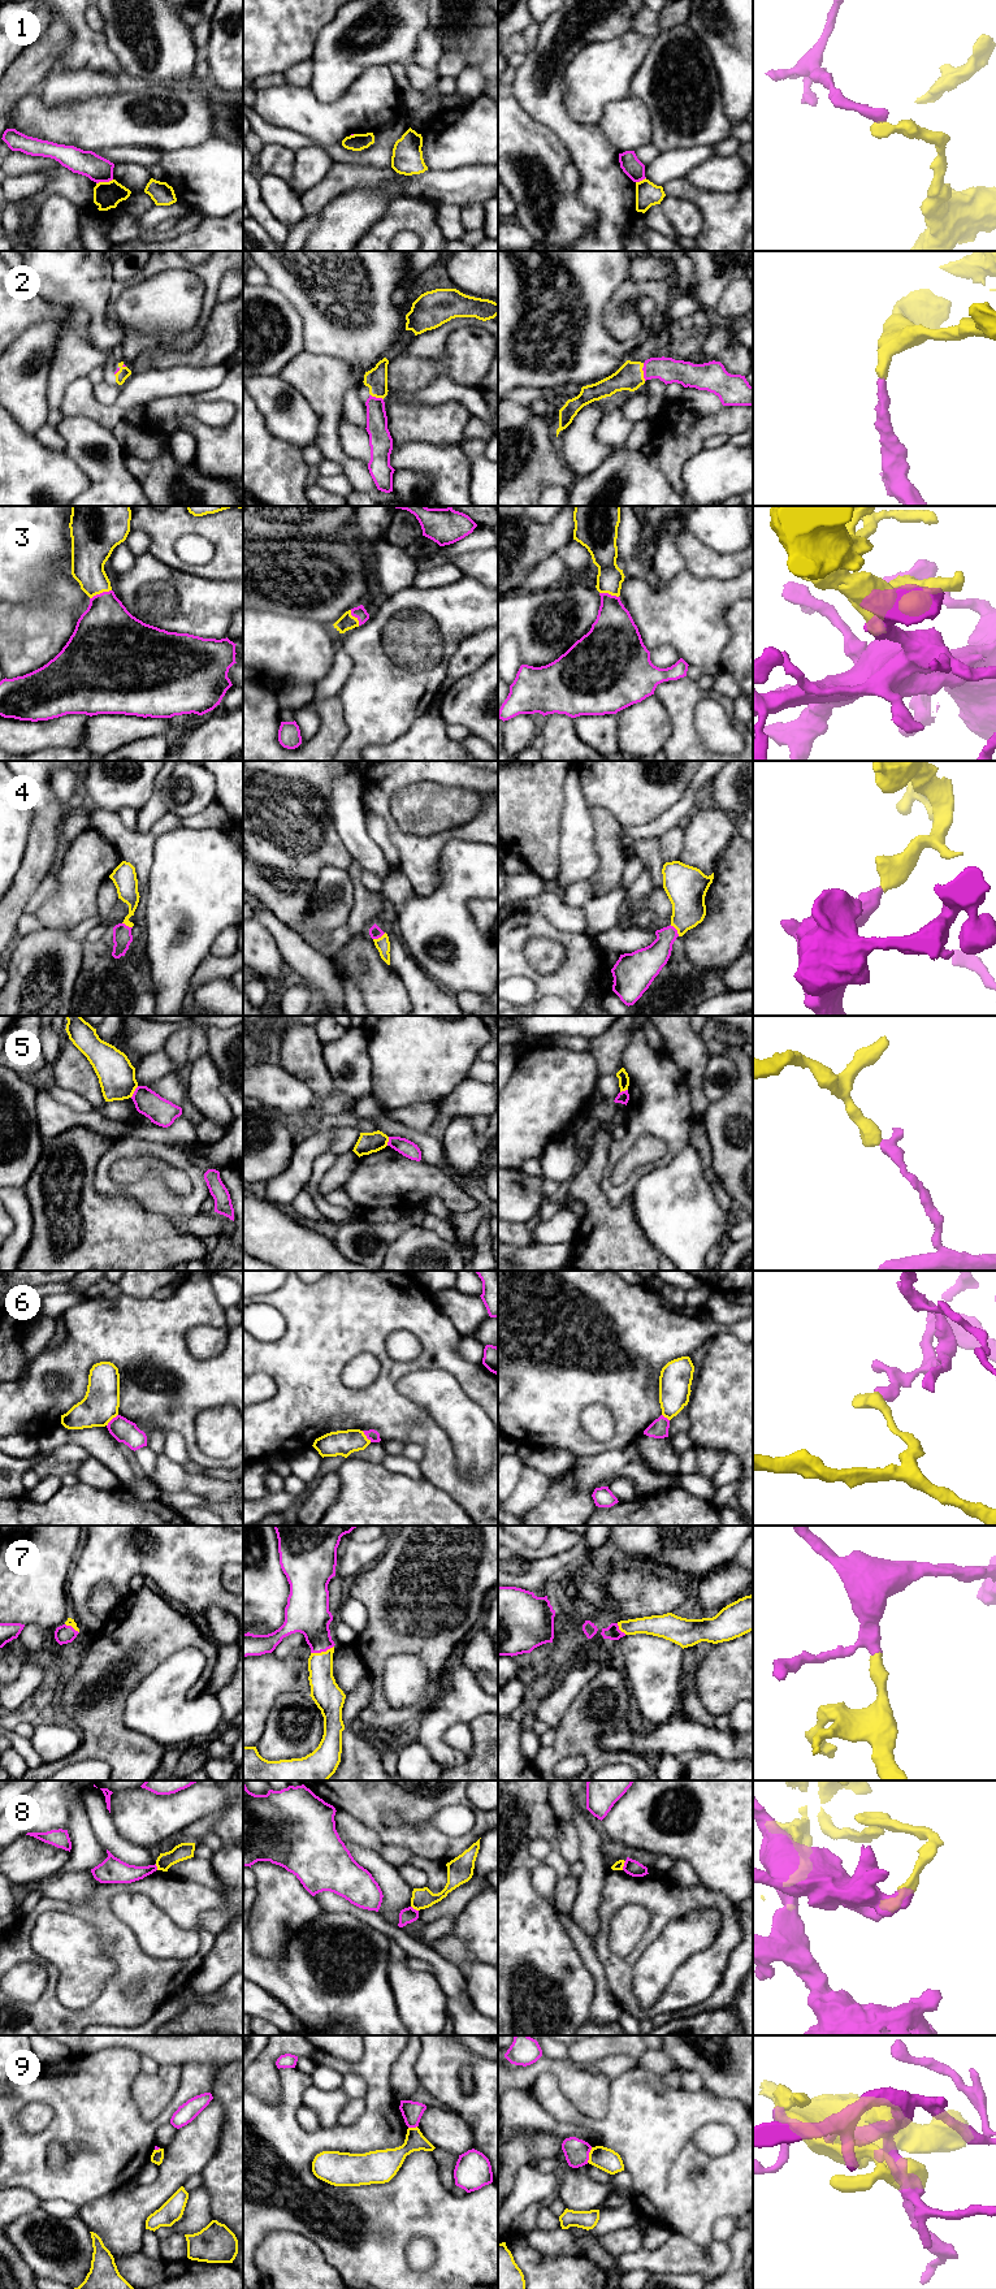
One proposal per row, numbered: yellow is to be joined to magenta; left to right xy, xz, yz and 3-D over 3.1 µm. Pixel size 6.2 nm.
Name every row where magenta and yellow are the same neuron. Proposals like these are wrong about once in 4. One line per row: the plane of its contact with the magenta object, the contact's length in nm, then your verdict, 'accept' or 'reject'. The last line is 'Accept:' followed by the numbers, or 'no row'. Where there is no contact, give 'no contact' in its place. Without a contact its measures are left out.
1: xy | 110 nm | reject
2: xz | 90 nm | accept
3: xy | 150 nm | accept
4: yz | 90 nm | accept
5: xy | 90 nm | reject
6: xy | 100 nm | reject
7: xz | 150 nm | accept
8: yz | 60 nm | reject
9: yz | 100 nm | reject
Accept: 2, 3, 4, 7

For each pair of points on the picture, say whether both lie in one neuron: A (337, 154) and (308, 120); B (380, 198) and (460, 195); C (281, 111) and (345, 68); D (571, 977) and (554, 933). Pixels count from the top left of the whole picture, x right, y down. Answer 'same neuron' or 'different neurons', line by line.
A: different neurons
B: same neuron
C: different neurons
D: same neuron

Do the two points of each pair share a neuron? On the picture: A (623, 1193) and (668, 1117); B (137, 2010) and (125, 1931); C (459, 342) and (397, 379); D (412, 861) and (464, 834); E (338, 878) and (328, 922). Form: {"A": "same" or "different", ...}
{"A": "same", "B": "same", "C": "same", "D": "same", "E": "same"}

